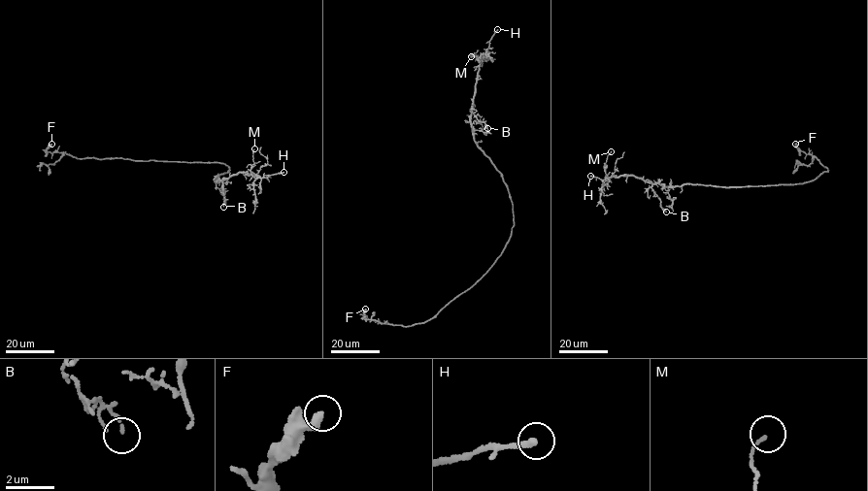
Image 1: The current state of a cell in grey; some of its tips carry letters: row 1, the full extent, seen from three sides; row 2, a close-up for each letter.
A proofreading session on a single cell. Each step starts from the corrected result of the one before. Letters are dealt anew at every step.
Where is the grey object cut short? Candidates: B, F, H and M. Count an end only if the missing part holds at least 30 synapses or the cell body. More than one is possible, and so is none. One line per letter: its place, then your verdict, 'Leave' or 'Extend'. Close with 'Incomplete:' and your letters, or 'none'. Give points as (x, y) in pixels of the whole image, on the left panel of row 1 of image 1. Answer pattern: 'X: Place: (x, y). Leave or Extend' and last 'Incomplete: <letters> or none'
B: Place: (223, 207). Leave
F: Place: (51, 144). Leave
H: Place: (283, 172). Extend
M: Place: (254, 148). Leave
Incomplete: H

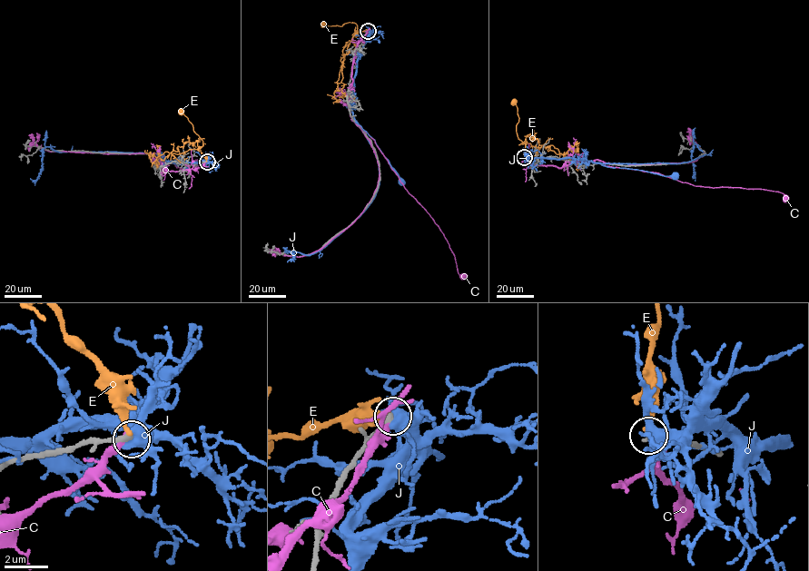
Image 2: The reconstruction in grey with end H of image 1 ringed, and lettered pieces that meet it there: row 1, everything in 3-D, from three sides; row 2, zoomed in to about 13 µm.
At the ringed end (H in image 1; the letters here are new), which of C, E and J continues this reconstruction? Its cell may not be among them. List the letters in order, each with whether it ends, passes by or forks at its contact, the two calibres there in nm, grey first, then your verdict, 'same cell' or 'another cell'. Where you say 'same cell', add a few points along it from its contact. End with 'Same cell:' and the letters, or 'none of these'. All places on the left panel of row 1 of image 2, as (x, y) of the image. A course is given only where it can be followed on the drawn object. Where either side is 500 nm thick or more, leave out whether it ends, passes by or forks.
C: it ends | 280/320 nm | another cell
E: it ends | 280/240 nm | another cell
J: it forks | 280/420 nm | another cell
Same cell: none of these

